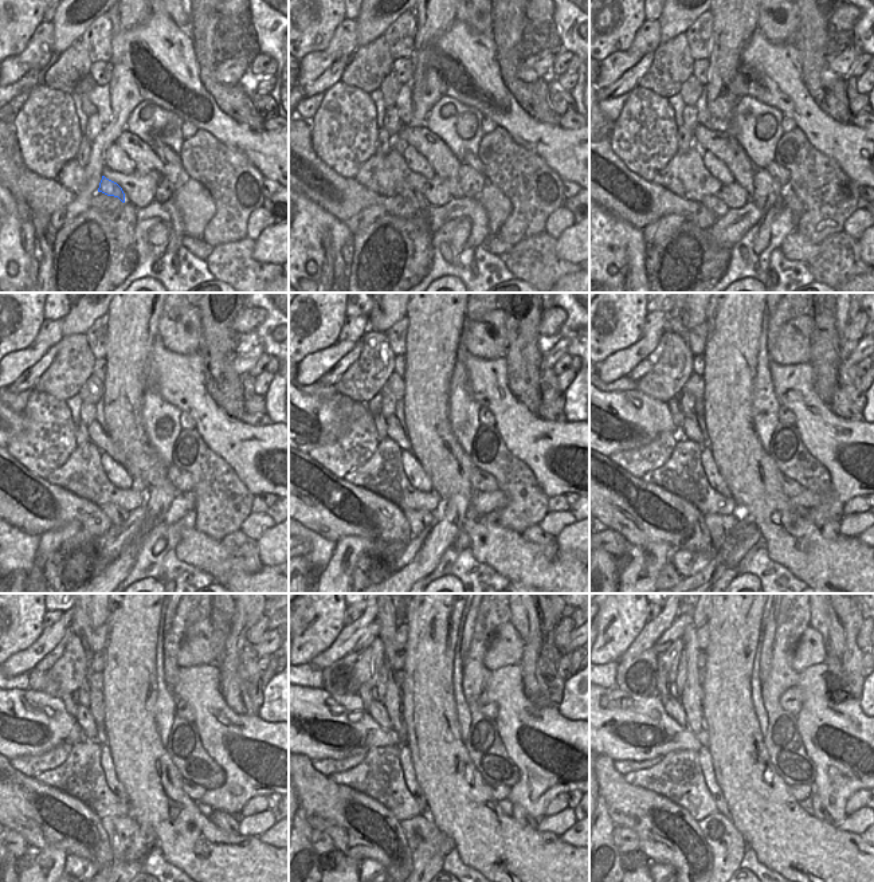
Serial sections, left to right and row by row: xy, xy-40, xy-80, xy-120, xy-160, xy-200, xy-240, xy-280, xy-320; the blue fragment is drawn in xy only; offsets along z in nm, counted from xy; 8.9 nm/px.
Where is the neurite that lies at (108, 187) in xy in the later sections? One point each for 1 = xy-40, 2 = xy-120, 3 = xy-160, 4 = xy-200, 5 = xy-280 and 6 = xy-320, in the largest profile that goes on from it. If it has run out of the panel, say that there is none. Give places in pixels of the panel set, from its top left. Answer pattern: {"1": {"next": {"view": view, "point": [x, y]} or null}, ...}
{"1": {"next": {"view": "xy-40", "point": [415, 196]}}, "2": {"next": {"view": "xy-120", "point": [117, 516]}}, "3": {"next": {"view": "xy-160", "point": [418, 521]}}, "4": {"next": {"view": "xy-200", "point": [718, 525]}}, "5": {"next": {"view": "xy-280", "point": [424, 841]}}, "6": {"next": {"view": "xy-320", "point": [726, 845]}}}

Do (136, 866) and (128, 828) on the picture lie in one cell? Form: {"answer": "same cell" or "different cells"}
{"answer": "same cell"}

